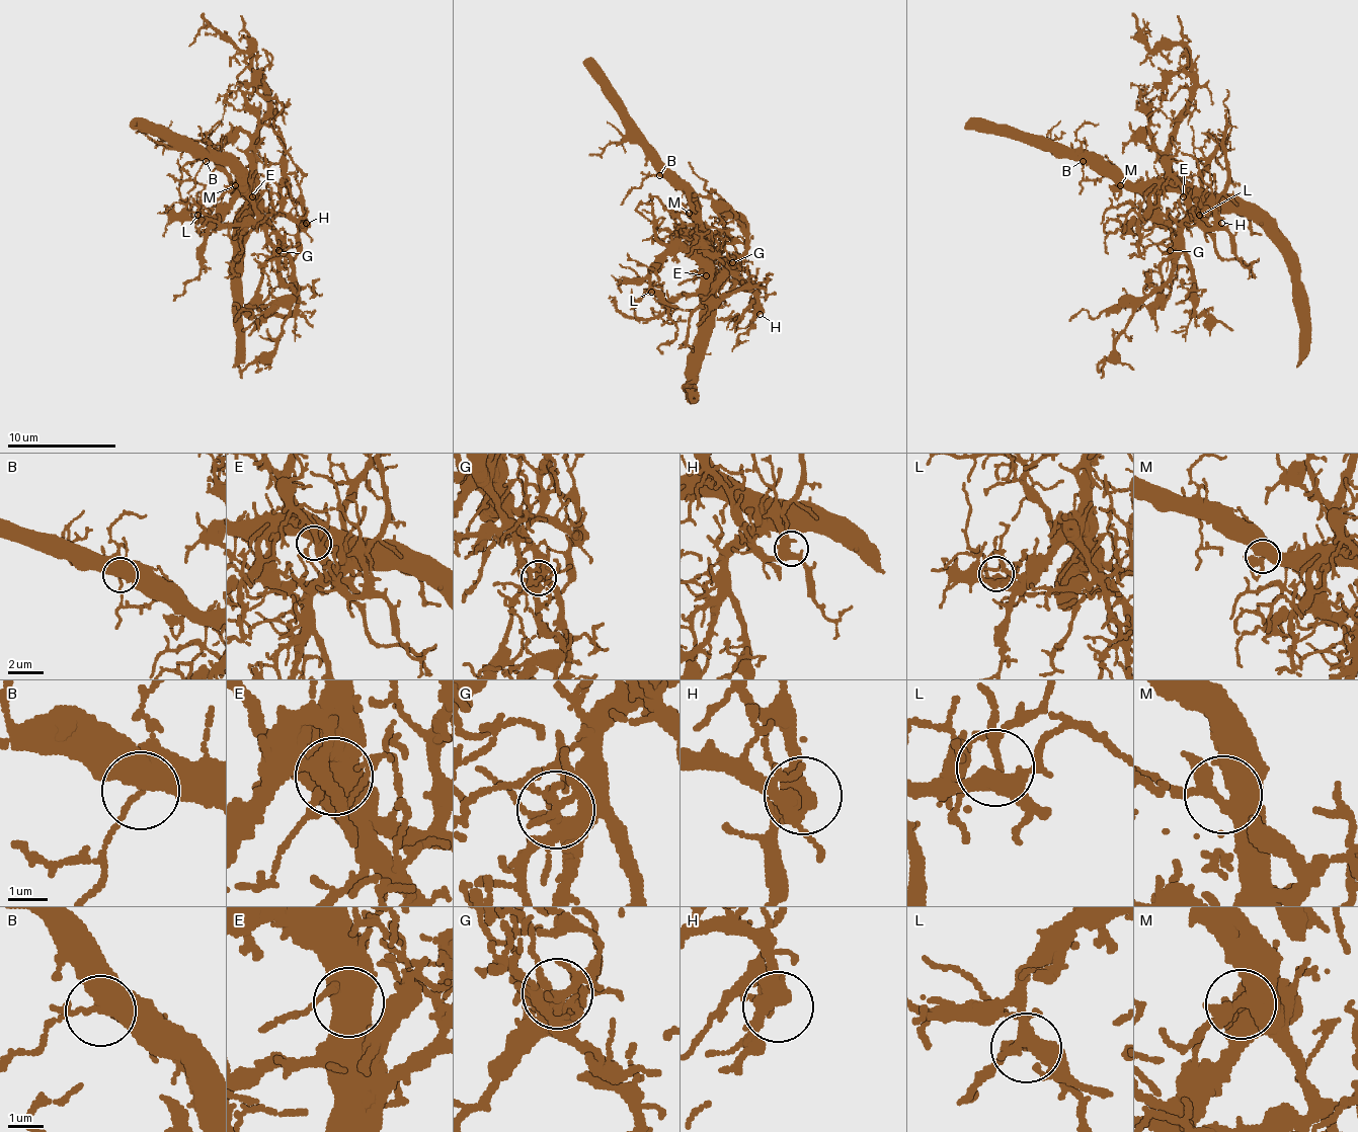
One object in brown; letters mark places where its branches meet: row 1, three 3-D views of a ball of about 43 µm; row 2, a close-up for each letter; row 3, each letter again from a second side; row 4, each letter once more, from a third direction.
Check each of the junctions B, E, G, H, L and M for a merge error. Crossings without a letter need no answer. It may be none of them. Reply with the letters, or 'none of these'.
none of these

